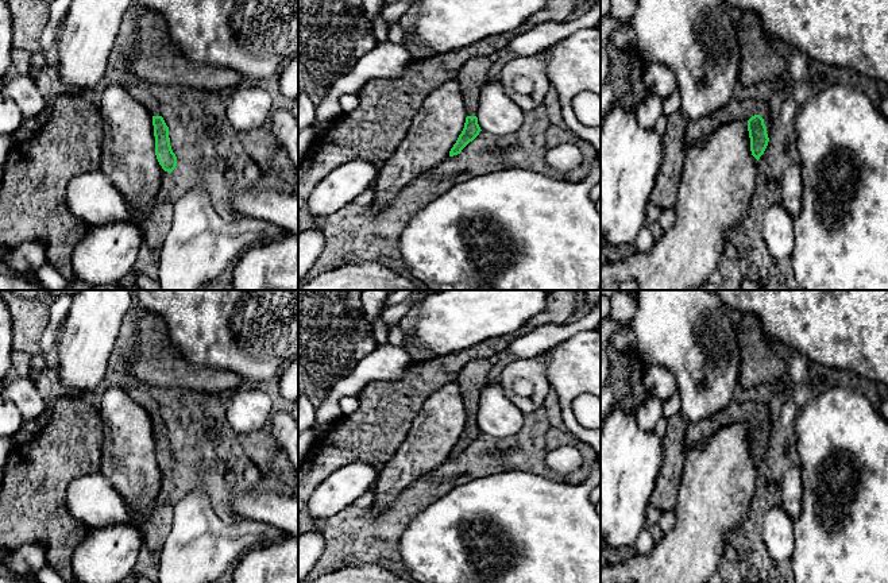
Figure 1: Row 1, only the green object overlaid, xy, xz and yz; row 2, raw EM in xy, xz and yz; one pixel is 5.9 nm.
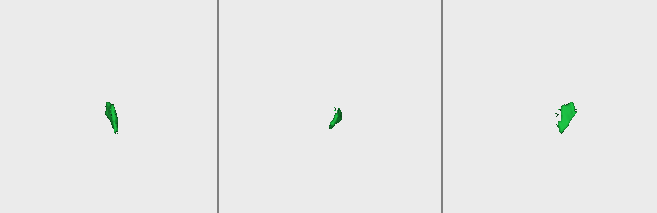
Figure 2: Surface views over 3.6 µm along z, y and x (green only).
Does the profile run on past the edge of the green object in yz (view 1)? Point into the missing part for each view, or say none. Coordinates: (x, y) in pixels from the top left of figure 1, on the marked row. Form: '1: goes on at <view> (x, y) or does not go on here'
1: goes on at yz (736, 109)

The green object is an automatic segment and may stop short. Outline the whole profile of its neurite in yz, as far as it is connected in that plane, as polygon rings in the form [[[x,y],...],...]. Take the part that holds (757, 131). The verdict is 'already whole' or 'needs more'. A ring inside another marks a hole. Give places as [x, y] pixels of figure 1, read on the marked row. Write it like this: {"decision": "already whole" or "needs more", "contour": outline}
{"decision": "needs more", "contour": [[[734,96],[715,115],[690,120],[686,130],[686,148],[690,151],[704,142],[721,126],[740,120],[748,123],[750,151],[758,161],[769,142],[772,117],[769,116],[768,104],[754,96],[742,100]]]}

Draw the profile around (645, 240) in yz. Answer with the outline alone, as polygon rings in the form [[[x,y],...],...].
[[[644,225],[637,235],[637,240],[636,240],[637,251],[649,251],[652,248],[653,243],[655,243],[655,239],[653,239],[652,233]]]

